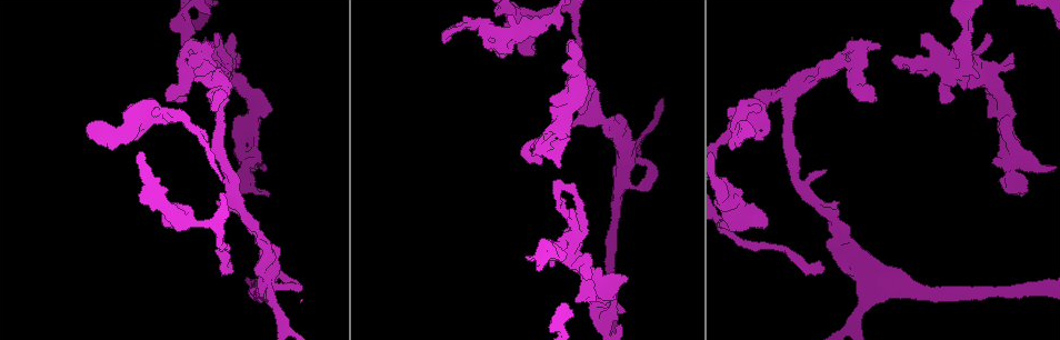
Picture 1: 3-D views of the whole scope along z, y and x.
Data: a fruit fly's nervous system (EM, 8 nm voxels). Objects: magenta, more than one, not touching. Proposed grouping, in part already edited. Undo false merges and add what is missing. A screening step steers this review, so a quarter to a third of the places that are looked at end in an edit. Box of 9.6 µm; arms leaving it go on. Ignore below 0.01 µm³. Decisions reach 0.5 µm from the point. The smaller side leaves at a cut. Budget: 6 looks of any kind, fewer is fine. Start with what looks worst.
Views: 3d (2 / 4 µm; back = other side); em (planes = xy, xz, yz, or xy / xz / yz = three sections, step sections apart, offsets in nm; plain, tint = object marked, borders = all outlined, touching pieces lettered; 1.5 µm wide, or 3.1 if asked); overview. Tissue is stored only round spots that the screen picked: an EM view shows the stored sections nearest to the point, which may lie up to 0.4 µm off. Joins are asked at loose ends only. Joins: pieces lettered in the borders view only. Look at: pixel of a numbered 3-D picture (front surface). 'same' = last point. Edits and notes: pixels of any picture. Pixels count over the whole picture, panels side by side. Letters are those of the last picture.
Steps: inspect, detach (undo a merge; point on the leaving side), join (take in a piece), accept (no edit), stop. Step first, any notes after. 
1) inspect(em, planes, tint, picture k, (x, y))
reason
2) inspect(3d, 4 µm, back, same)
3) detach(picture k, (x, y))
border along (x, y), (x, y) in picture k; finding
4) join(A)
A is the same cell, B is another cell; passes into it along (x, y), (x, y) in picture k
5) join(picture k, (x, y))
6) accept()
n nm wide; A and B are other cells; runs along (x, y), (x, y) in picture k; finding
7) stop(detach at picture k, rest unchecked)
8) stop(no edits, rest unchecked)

inspect(em, planes, borders, picture 1, (232, 269))
an open end

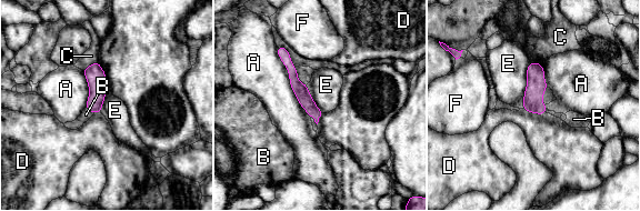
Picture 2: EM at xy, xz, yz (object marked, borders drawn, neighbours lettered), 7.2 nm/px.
join(B)
100 nm wide; B is the same cell, A, C, D, E and F are other cells; passes into it along (96, 78), (90, 111), (86, 114) in picture 2; it goes on there

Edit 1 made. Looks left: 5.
inspect(em, planes, tint, picture 1, (825, 170))

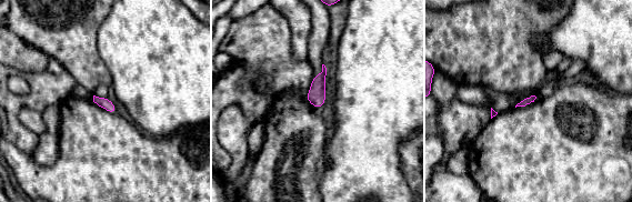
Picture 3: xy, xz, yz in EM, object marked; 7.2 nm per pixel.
inspect(em, planes, borders, same)

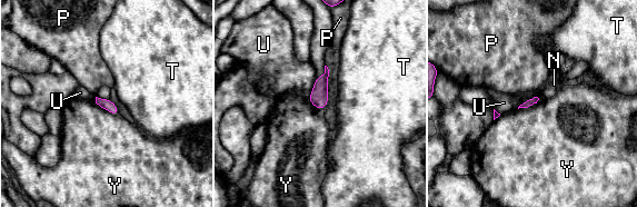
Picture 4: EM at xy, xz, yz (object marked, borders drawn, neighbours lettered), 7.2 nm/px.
accept()
Y touches over 200 nm; N, P, T, U and Y are other cells; none of them fits

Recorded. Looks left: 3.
inspect(em, planes, borders, picture 1, (177, 95))
an open end

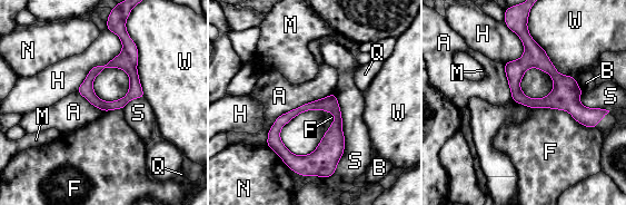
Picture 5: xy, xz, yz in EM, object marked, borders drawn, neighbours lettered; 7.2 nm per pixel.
accept()
110 nm wide; A, B, F, H, M, N, Q, S and W are other cells; border along (333, 91), (280, 114), (266, 145) in picture 5; none of them fits

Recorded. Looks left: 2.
stop(join at picture 2, rest unchecked)

